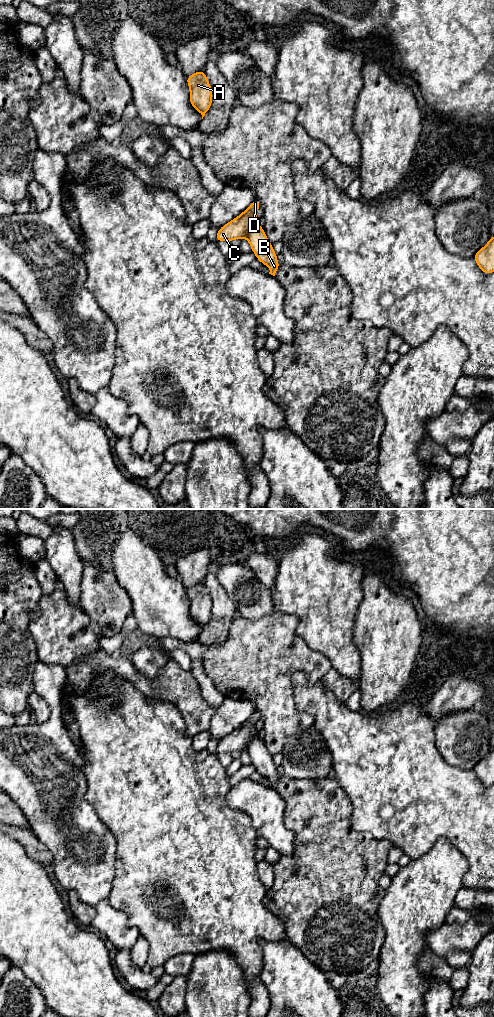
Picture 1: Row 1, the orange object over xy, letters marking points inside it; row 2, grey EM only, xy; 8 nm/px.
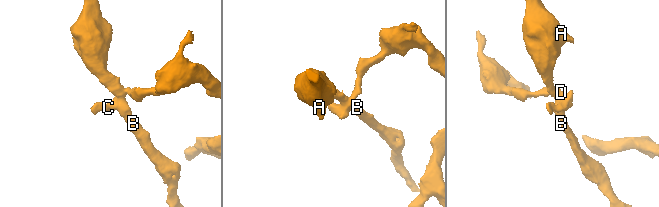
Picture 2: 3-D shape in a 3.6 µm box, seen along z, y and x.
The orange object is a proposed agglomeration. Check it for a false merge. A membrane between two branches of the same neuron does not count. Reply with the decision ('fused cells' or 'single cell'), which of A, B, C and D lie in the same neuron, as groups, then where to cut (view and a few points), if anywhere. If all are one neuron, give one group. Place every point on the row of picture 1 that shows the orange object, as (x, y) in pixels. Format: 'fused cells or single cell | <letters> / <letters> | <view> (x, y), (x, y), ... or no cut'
fused cells | A B / C D | xy (254, 213), (251, 216), (250, 228), (245, 237)

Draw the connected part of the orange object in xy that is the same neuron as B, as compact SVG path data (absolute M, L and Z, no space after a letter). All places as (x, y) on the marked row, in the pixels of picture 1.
M256 214L251 216L250 229L246 239L256 258L270 268L269 274L275 276L281 264L277 261L277 254L274 252L272 243L266 237L264 229L259 226L259 219Z

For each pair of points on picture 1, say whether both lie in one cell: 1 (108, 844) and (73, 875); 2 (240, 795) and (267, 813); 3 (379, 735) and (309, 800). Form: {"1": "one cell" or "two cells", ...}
{"1": "one cell", "2": "one cell", "3": "two cells"}

